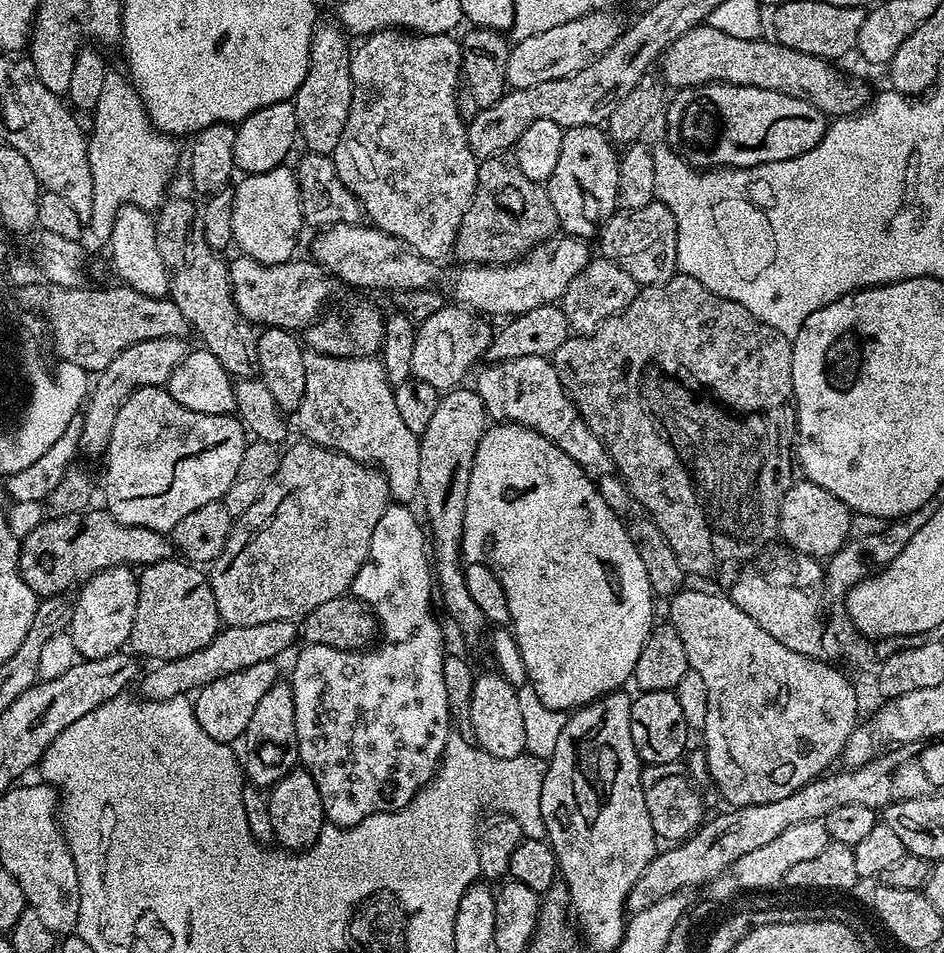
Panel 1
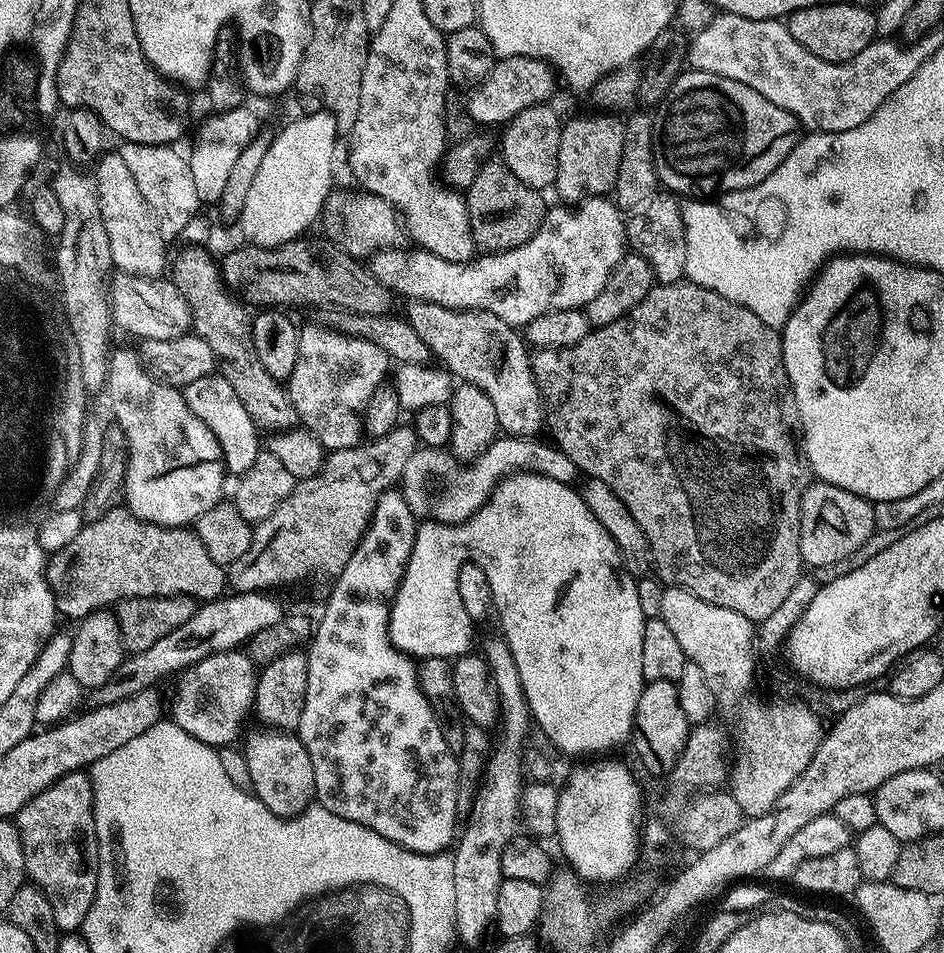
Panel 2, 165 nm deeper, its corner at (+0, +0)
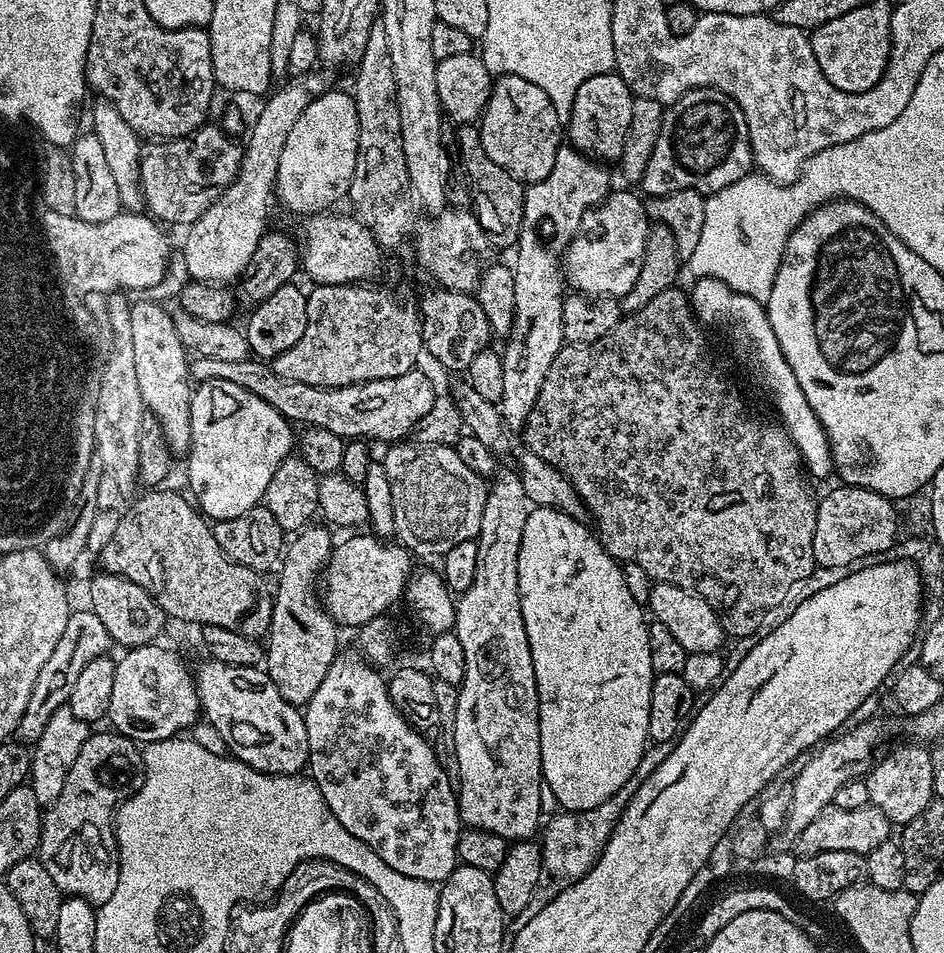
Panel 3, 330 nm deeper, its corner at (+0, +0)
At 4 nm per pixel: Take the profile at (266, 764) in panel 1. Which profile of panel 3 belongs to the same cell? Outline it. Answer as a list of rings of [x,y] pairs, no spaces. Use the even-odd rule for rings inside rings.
[[[309,526],[295,533],[293,540],[296,541],[293,544],[291,541],[283,553],[282,563],[279,565],[280,581],[276,588],[274,584],[272,597],[272,622],[268,626],[266,637],[266,671],[274,686],[278,686],[278,694],[282,694],[286,702],[297,706],[308,704],[310,698],[314,698],[314,690],[322,686],[326,670],[330,670],[338,655],[338,625],[318,603],[317,593],[316,596],[312,593],[316,575],[319,572],[321,575],[332,559],[334,539],[327,532],[329,529],[324,528]]]

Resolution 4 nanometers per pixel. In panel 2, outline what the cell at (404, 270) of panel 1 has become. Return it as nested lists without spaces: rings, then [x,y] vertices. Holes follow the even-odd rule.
[[[591,196],[588,200],[579,201],[578,206],[560,206],[564,208],[549,207],[544,213],[544,221],[542,226],[534,234],[534,238],[527,240],[522,246],[511,248],[505,252],[493,252],[491,254],[480,254],[468,261],[466,264],[458,262],[446,262],[446,258],[438,258],[438,254],[430,254],[423,250],[415,250],[416,252],[402,252],[399,247],[385,249],[383,252],[377,252],[371,257],[370,268],[375,273],[377,279],[380,280],[382,286],[389,289],[393,294],[405,296],[405,301],[425,300],[431,304],[446,306],[447,308],[458,308],[466,312],[489,312],[498,318],[502,318],[502,322],[513,326],[526,326],[530,322],[534,322],[534,318],[538,318],[547,312],[554,310],[570,310],[578,308],[587,309],[588,303],[594,298],[598,298],[602,288],[606,286],[608,279],[611,278],[612,272],[618,266],[618,262],[626,254],[626,216],[621,209],[617,208],[611,199],[602,196]]]

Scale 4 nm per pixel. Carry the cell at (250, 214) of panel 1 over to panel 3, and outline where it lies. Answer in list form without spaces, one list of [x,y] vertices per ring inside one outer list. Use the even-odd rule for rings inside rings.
[[[329,90],[302,110],[302,118],[294,122],[294,130],[286,134],[282,158],[278,158],[278,174],[274,196],[292,212],[315,214],[331,209],[331,204],[348,195],[358,158],[358,110],[347,91]]]

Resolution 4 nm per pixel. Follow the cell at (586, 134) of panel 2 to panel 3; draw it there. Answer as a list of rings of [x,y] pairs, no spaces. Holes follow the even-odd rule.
[[[613,70],[606,74],[594,74],[594,78],[586,78],[582,86],[578,86],[578,94],[574,94],[574,110],[566,121],[566,136],[571,147],[578,149],[585,156],[601,162],[619,161],[622,146],[626,146],[626,130],[630,126],[630,118],[634,115],[634,93],[619,72]]]

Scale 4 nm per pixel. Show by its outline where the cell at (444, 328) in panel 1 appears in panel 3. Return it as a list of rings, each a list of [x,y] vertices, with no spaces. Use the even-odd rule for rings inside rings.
[[[196,356],[190,364],[190,376],[196,382],[205,380],[234,382],[234,386],[242,386],[242,390],[250,390],[250,394],[258,394],[262,402],[270,402],[270,406],[274,406],[274,410],[278,410],[278,414],[282,414],[293,425],[330,430],[330,434],[338,434],[345,438],[363,438],[368,442],[373,442],[372,440],[400,442],[411,437],[416,431],[416,423],[432,409],[438,395],[438,389],[432,385],[431,378],[419,370],[398,374],[394,378],[371,380],[365,384],[351,384],[345,388],[318,388],[306,386],[306,382],[283,380],[282,377],[274,374],[271,363],[255,358],[242,362],[218,362],[218,358]]]

